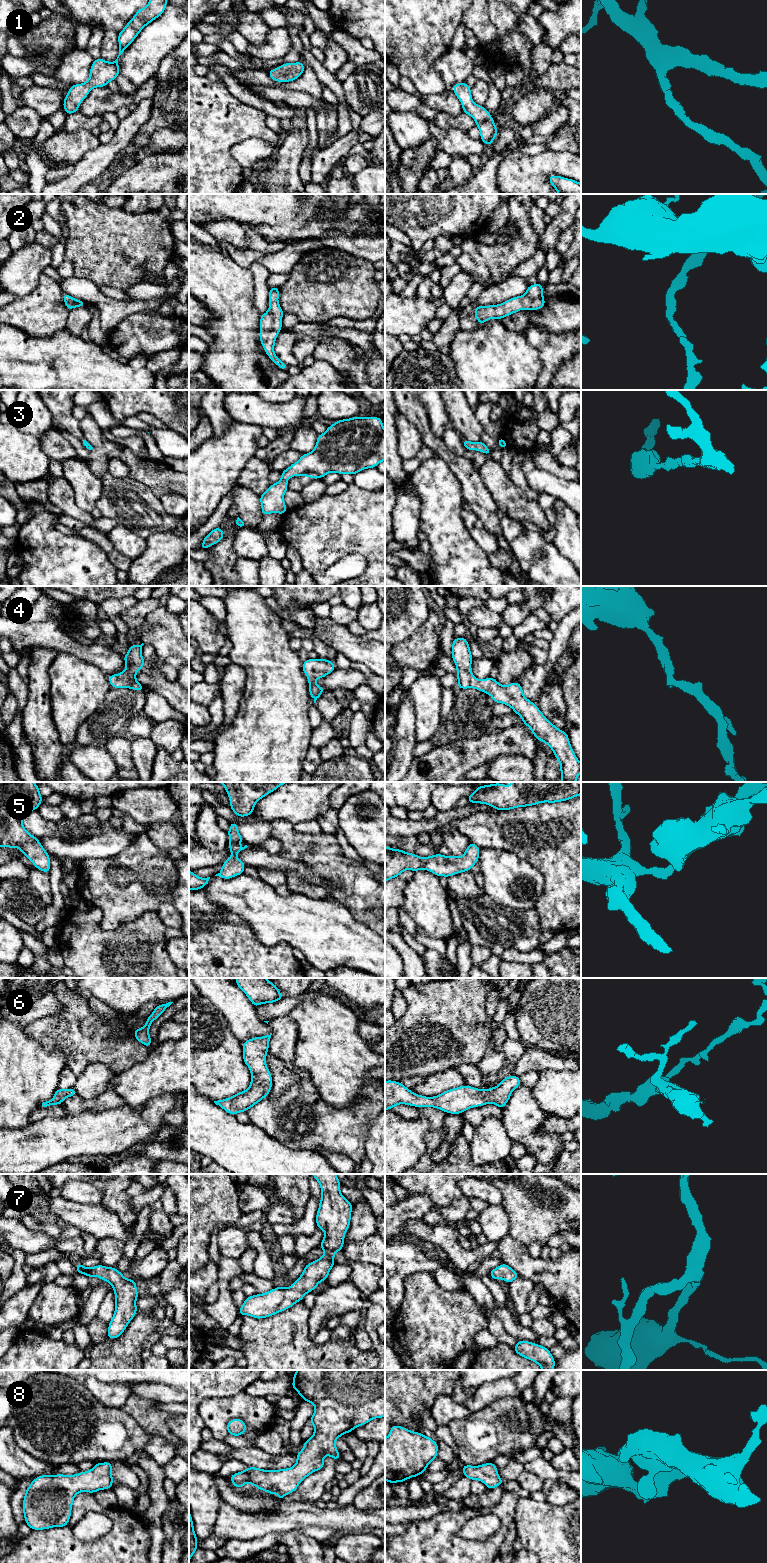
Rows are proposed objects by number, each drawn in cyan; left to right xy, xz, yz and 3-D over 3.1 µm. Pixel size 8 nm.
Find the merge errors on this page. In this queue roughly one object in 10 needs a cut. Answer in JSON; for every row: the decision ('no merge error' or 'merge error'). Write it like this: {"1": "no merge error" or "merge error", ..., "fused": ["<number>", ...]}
{"1": "no merge error", "2": "no merge error", "3": "no merge error", "4": "no merge error", "5": "no merge error", "6": "no merge error", "7": "no merge error", "8": "no merge error", "fused": []}

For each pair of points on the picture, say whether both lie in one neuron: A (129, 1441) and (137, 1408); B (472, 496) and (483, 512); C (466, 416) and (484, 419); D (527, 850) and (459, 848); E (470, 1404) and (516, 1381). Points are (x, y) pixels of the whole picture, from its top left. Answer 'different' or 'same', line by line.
A: different
B: same
C: different
D: different
E: same

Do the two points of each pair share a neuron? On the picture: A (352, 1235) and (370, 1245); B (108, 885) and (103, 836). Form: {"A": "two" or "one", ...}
{"A": "two", "B": "two"}

